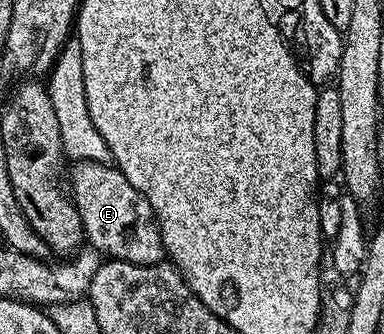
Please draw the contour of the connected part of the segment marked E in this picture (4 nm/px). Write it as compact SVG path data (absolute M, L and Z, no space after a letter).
M74 161L72 166L67 174L67 190L79 208L88 245L109 260L144 266L154 266L162 261L166 253L157 217L149 201L134 188L131 180L127 180L113 164Z

